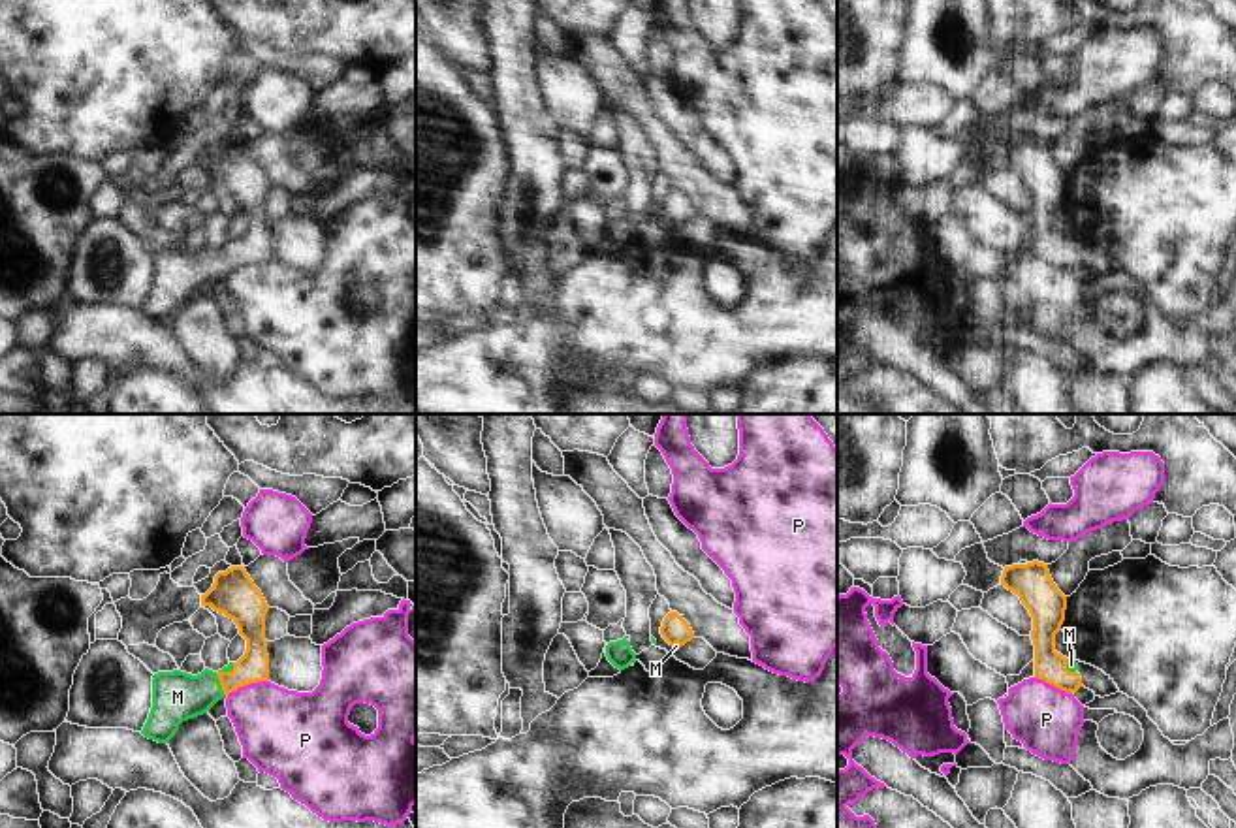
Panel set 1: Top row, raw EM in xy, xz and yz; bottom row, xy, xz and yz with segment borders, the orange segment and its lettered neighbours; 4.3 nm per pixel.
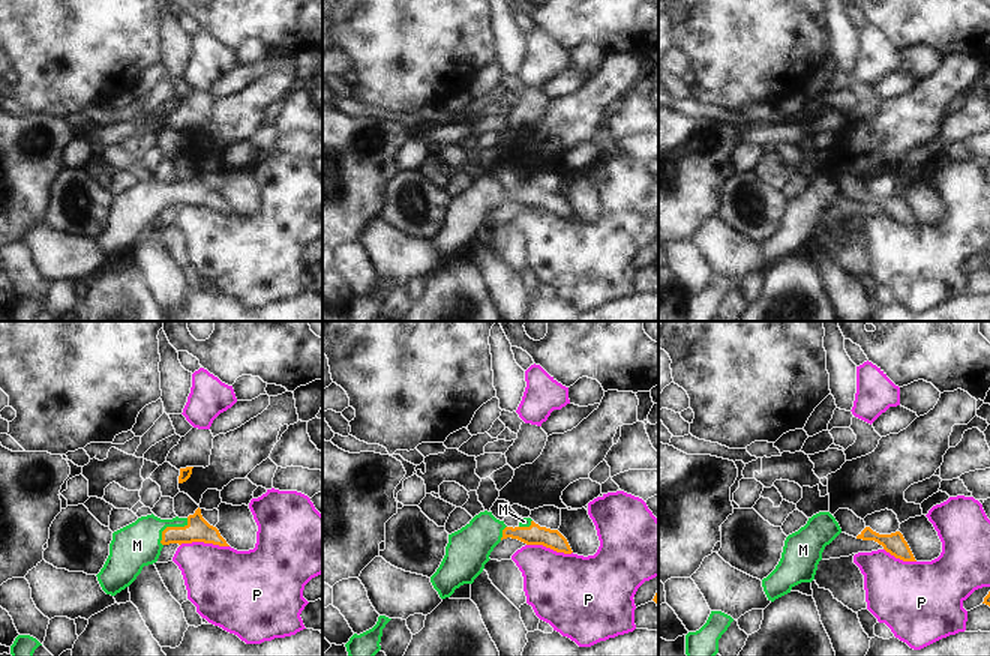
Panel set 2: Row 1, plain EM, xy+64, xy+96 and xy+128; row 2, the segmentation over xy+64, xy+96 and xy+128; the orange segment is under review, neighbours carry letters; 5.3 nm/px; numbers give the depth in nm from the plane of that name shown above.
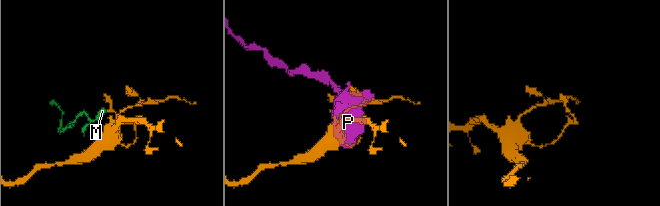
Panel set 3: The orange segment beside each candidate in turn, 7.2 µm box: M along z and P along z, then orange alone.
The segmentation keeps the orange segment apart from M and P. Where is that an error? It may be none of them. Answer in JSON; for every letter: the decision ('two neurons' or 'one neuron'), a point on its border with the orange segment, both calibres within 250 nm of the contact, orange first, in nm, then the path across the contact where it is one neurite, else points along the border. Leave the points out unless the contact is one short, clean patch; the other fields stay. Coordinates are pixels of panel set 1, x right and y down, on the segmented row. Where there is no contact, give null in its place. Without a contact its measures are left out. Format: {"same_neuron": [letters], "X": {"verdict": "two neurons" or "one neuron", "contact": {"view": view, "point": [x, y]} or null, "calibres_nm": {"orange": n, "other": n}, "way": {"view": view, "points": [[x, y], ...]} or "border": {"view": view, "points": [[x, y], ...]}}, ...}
{"same_neuron": ["M"], "M": {"verdict": "one neuron", "contact": {"view": "xy", "point": [217, 674]}, "calibres_nm": {"orange": 140, "other": 220}, "way": {"view": "xy", "points": [[253, 667], [239, 674], [217, 674], [196, 695], [177, 697]]}}, "P": {"verdict": "two neurons", "contact": {"view": "xy", "point": [247, 684]}, "calibres_nm": {"orange": 140, "other": 360}}}

